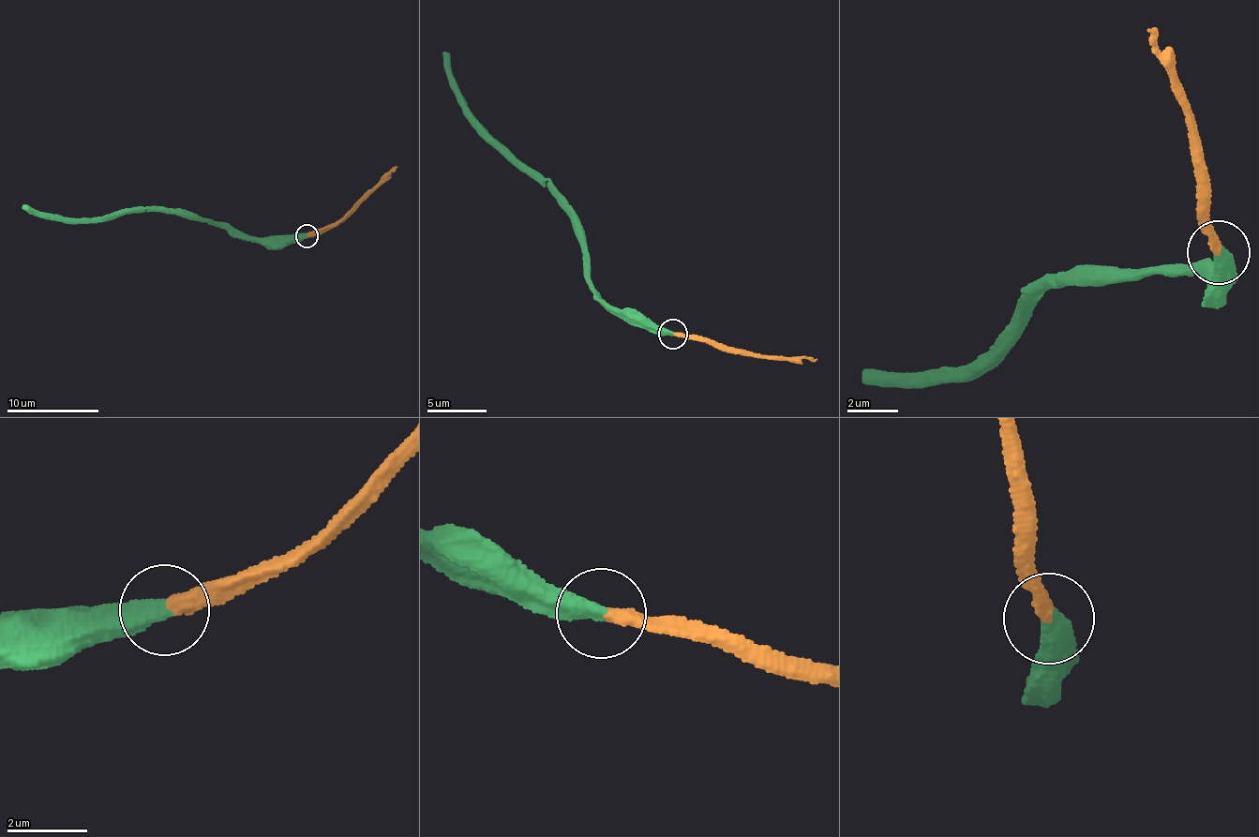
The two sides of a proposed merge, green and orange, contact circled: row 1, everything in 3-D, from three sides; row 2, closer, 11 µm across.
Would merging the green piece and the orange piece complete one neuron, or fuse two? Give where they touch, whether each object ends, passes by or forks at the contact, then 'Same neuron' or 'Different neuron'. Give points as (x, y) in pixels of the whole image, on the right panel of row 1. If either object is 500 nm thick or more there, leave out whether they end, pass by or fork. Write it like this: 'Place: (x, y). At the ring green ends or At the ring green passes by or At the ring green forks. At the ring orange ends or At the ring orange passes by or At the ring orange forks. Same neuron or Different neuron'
Place: (1219, 252). Same neuron

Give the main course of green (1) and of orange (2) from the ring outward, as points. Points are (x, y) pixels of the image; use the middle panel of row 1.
1: (672, 333), (628, 324), (602, 301), (590, 278), (581, 227), (472, 114), (443, 52)
2: (675, 333), (746, 354), (817, 357)

